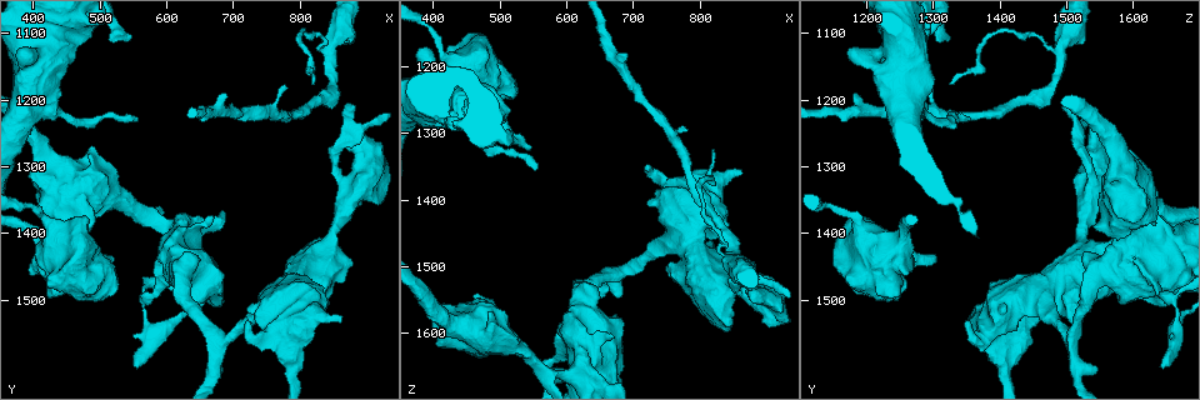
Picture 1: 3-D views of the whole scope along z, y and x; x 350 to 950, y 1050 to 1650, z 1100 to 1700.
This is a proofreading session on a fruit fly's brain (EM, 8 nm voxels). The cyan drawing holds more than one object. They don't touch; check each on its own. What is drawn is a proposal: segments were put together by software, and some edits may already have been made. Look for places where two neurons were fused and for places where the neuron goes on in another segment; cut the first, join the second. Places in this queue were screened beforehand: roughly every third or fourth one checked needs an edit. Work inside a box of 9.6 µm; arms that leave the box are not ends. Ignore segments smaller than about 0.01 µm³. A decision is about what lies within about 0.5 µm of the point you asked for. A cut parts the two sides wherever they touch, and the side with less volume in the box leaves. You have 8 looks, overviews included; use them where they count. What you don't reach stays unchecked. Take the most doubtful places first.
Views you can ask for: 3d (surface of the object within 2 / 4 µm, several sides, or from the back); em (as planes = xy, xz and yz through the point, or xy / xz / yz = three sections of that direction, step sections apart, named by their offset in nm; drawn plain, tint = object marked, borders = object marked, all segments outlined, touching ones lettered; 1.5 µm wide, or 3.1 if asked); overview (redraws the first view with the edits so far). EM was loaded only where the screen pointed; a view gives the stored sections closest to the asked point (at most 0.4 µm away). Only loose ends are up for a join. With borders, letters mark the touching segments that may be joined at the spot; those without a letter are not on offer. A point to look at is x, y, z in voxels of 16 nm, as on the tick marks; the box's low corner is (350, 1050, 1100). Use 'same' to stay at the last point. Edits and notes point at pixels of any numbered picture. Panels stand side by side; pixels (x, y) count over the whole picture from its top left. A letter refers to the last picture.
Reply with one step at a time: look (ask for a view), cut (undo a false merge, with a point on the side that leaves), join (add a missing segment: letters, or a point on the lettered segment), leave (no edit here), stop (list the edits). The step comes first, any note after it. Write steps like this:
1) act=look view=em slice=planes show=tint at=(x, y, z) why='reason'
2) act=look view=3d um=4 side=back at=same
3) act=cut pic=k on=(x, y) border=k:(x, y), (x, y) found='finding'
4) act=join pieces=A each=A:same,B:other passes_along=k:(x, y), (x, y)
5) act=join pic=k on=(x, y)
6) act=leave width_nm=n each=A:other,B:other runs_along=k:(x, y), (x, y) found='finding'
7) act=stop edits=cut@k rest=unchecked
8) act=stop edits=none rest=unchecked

act=look view=em slice=planes show=borders at=(820, 1175, 1330) why='an open end'

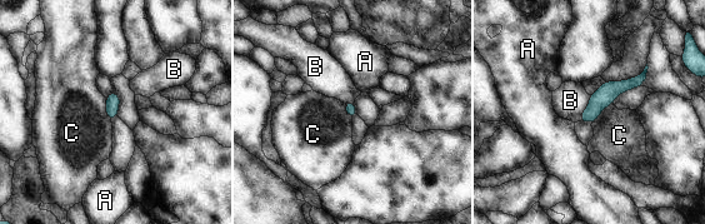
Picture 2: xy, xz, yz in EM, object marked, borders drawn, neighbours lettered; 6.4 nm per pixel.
act=leave width_nm=70 longest_contact=B:190nm each=A:other,B:other,C:other found='no lettered segment goes on from it'

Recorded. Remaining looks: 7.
act=look view=3d um=4 at=(580, 1490, 1640) why='thick turns thin'

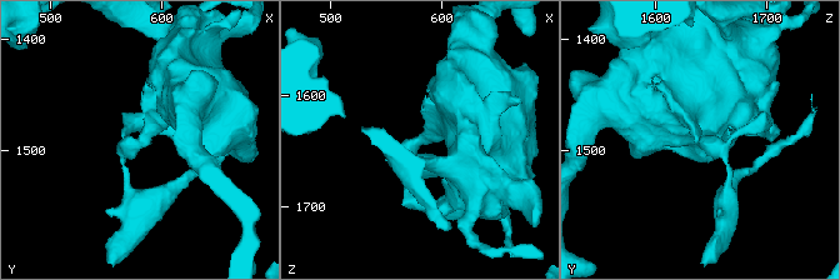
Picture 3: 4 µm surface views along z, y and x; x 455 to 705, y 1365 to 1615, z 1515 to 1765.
act=look view=em slice=yz step=4 show=tint at=(582, 1490, 1636) why='now the EM'

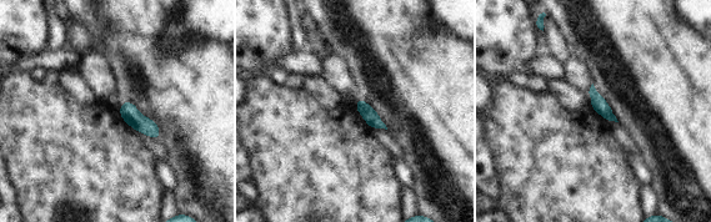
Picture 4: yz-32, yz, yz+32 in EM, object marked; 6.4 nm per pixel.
act=look view=em slice=planes show=borders at=same

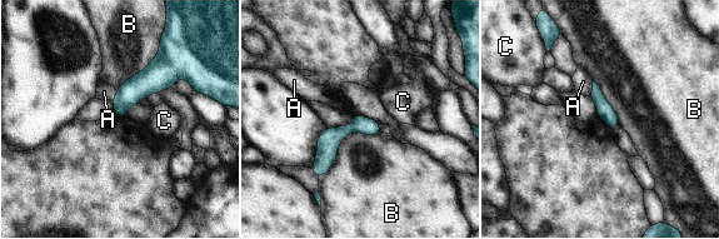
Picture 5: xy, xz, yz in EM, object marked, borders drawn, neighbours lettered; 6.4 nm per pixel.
act=cut pic=5 on=(328, 143) each=A:other,B:other,C:other border=5:(348, 127), (350, 130) found='a second neuron is stuck on'

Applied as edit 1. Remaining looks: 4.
act=look view=overview

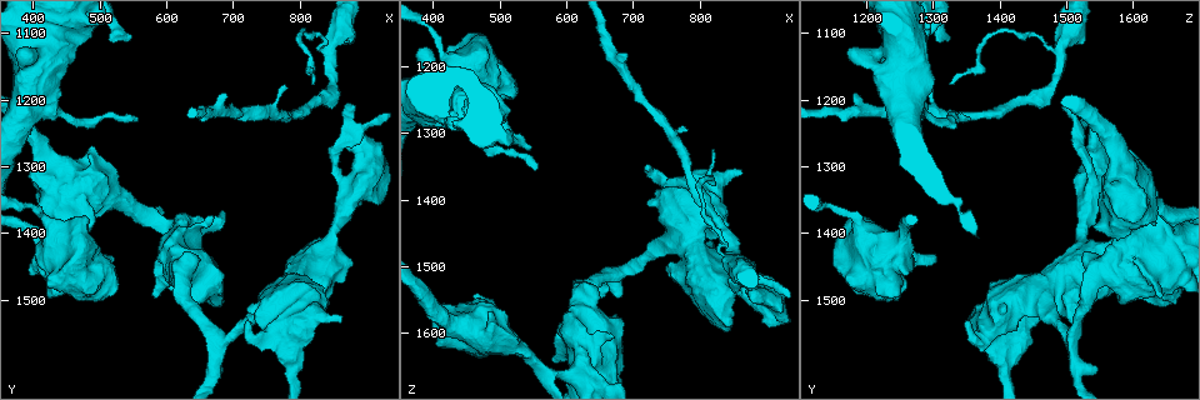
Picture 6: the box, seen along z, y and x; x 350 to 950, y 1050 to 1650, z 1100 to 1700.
act=look view=em slice=yz step=4 show=tint at=(720, 1515, 1405) why='branch stops here'

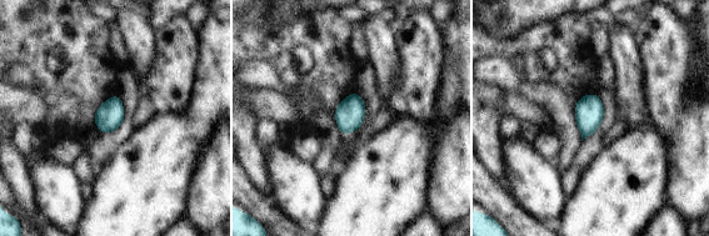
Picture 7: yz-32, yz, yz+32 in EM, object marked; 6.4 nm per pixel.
act=look view=em slice=yz step=4 show=borders at=same why='see the neighbours'

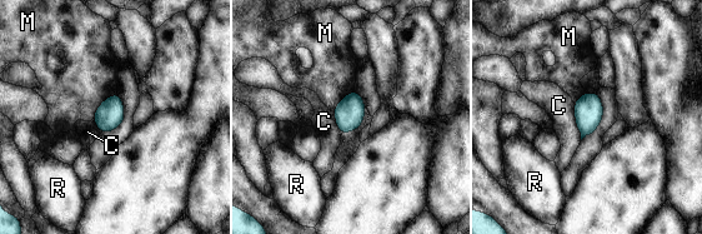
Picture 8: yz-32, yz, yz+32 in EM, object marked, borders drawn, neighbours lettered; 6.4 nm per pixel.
act=leave longest_contact=C:240nm each=C:other,M:other,R:other found='none of them fits'

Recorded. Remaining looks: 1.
act=look view=em slice=planes show=borders at=(405, 1325, 1605) why='branch stops here'

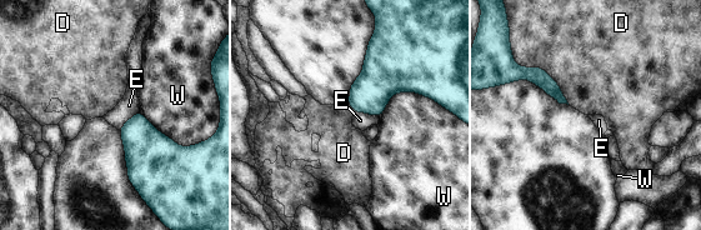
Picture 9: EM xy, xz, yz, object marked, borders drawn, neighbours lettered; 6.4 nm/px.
act=leave each=D:other,E:other,W:other runs_along=9:(511, 65), (537, 75), (562, 100) found='no lettered segment goes on from it'

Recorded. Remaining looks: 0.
act=stop edits=cut@5 rest=unchecked

